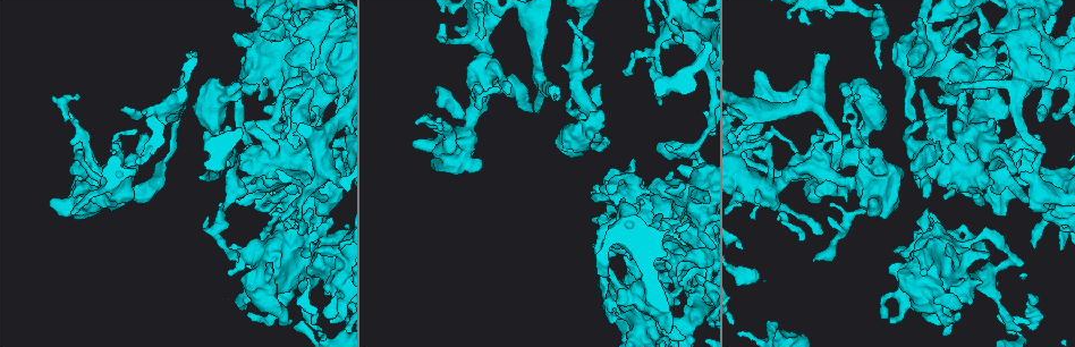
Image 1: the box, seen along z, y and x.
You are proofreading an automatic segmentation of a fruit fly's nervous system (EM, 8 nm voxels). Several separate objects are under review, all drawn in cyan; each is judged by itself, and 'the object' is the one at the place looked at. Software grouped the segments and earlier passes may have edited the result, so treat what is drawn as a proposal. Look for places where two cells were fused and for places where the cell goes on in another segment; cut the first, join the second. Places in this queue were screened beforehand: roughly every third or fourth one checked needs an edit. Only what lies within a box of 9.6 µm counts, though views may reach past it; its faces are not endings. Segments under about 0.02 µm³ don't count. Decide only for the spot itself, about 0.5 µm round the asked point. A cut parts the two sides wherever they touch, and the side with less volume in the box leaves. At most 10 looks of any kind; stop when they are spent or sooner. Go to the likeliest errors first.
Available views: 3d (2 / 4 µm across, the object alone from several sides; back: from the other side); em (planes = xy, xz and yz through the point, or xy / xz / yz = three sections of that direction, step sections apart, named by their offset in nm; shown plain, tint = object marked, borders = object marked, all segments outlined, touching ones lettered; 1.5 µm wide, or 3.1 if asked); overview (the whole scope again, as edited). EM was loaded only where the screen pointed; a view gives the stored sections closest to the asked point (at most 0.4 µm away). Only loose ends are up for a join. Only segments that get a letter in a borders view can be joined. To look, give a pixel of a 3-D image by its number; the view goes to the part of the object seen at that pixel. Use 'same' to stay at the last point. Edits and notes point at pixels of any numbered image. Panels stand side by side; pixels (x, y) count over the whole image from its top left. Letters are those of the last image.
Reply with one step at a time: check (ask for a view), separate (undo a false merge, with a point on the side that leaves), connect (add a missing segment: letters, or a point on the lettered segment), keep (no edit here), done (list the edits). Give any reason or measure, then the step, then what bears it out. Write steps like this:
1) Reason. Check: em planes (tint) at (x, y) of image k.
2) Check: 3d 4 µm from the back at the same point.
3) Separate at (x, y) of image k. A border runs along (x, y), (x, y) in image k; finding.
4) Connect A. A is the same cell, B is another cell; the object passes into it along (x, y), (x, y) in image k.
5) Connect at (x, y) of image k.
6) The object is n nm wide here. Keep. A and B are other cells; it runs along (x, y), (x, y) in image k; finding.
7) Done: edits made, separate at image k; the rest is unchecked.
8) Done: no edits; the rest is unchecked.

Check: em xy step 8 (tint) at (603, 111) of image 1.

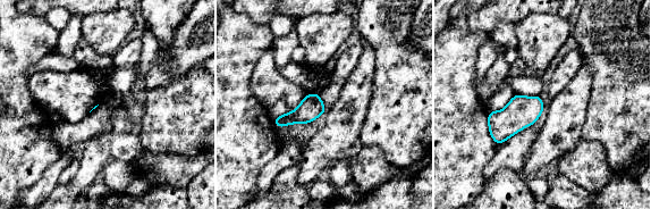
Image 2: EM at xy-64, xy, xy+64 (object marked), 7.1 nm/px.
Cut it another way. Check: em planes (borders) at the same point.

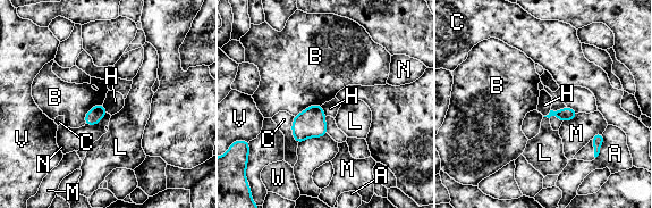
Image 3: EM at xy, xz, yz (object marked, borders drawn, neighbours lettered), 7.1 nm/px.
The longest contact is with B, 220 nm. Keep. A, B, C, H, L, M, N, V and W are other cells; a border runs along (321, 105), (326, 116) in image 3; none of them fits.

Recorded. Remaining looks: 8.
An open end. Check: em planes (tint) at (893, 321) of image 1.

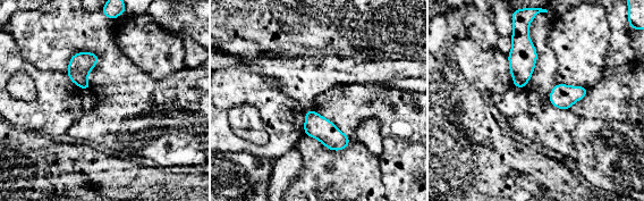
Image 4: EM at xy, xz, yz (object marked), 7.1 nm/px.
What lies round it. Check: em planes (borders) at the same point.

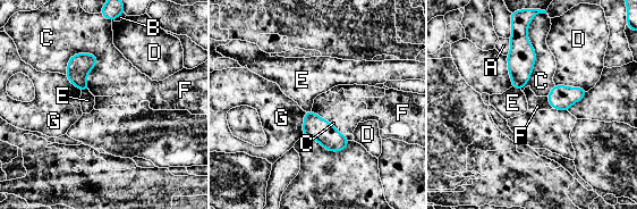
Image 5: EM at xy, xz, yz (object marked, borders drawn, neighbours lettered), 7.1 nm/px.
The object is 170 nm wide here. Keep. A, B, C, D, E, F and G are other cells; none of them fits.

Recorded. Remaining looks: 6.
An open end. Check: em planes (tint) at (1022, 329) of image 1.

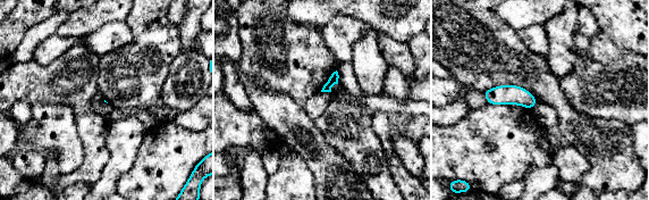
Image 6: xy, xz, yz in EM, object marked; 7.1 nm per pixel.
What lies round it. Check: em planes (borders) at the same point.

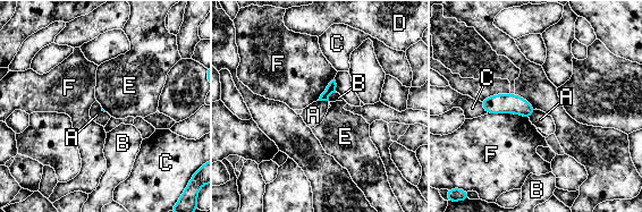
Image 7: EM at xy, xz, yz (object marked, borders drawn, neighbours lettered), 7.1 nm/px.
Keep. A, B, C, D, E and F are other cells; a border runs along (319, 100), (328, 101) in image 7; no lettered segment goes on from it.

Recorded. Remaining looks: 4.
Branch stops here. Check: em planes (borders) at (613, 256) of image 1.

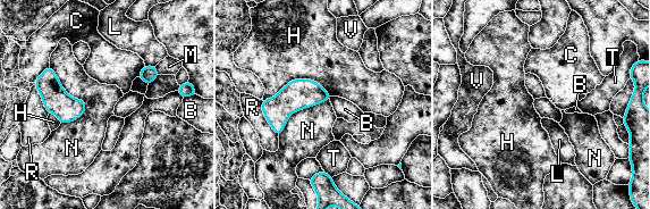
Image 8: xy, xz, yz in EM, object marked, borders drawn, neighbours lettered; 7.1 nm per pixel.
Keep. B, C, H, L, M, N, R, T and V are other cells; a border runs along (49, 66), (86, 103), (67, 124) in image 8; no lettered segment goes on from it.

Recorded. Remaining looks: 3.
Done: no edits; the rest is unchecked.

